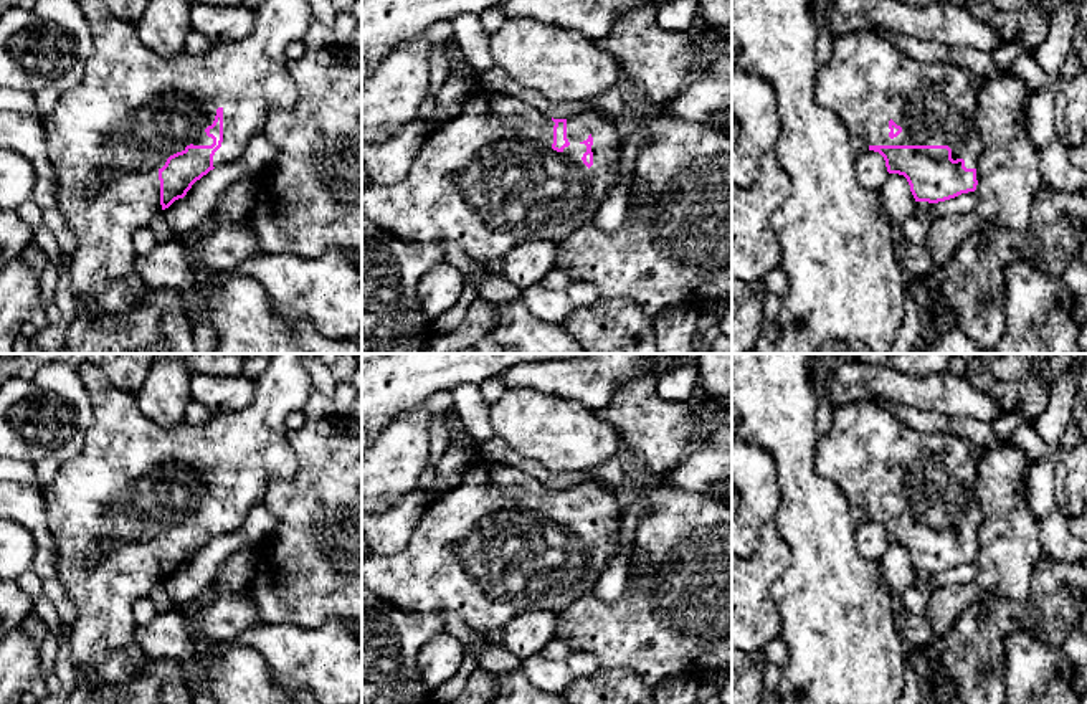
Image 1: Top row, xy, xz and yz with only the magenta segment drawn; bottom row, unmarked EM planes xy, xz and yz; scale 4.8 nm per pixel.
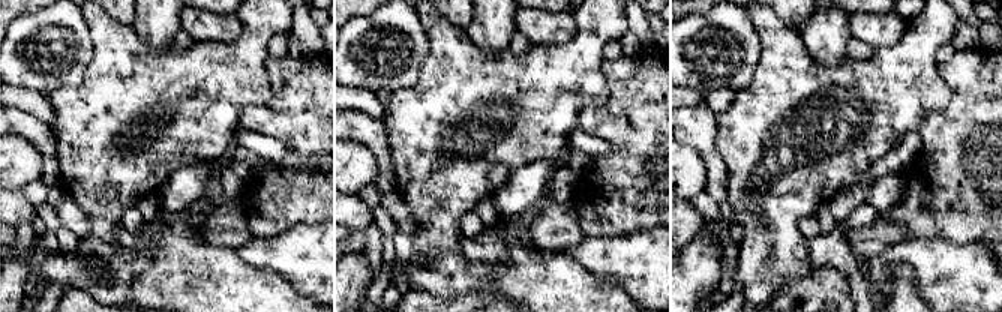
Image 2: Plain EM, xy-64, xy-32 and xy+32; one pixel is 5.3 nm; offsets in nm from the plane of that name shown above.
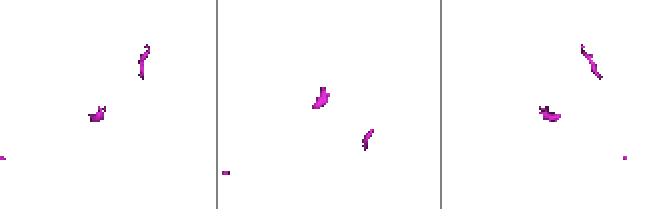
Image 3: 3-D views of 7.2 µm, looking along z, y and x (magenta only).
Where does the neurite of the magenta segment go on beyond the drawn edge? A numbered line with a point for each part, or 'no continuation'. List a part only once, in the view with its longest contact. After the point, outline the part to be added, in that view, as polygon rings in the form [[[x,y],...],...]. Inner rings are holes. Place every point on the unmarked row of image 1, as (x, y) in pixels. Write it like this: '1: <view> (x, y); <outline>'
1: xy (106, 509); [[[273,354],[269,367],[254,382],[253,402],[240,410],[216,413],[205,425],[182,421],[172,428],[157,426],[140,410],[134,393],[112,387],[106,372],[84,364],[78,369],[89,395],[94,420],[86,433],[83,451],[78,458],[61,463],[55,479],[43,488],[46,527],[56,547],[56,578],[68,592],[76,620],[71,625],[69,658],[83,689],[101,687],[99,679],[86,678],[84,666],[102,664],[112,651],[124,651],[134,663],[144,659],[135,640],[135,618],[132,605],[137,598],[149,597],[162,582],[159,540],[167,529],[185,521],[187,516],[211,516],[213,509],[205,499],[213,494],[216,479],[223,479],[223,512],[213,526],[213,537],[240,530],[249,511],[263,502],[271,483],[289,481],[296,476],[299,463],[286,440],[286,416],[302,410],[314,392],[312,380],[304,367],[304,354]]]

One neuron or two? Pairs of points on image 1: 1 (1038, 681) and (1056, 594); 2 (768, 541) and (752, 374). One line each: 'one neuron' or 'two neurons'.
1: two neurons
2: two neurons

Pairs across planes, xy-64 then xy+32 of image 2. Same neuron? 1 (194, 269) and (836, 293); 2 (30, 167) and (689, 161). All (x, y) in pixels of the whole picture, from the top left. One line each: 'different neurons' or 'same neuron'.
1: different neurons
2: same neuron

